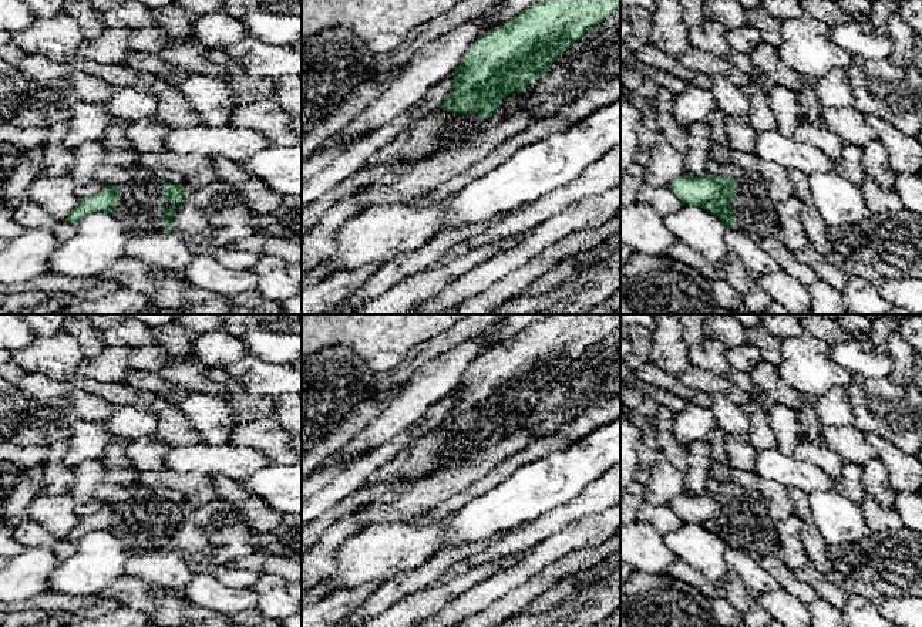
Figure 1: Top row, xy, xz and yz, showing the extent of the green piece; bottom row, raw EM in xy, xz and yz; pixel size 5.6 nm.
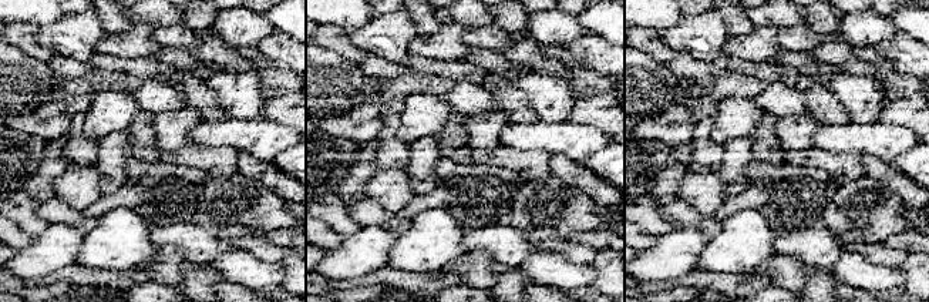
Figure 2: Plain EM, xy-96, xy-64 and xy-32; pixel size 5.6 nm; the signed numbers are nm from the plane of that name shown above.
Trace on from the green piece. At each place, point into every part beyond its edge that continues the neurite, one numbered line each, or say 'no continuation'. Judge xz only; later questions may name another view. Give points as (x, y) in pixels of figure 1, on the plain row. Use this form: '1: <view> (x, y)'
1: xz (471, 437)

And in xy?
1: xy (140, 526)

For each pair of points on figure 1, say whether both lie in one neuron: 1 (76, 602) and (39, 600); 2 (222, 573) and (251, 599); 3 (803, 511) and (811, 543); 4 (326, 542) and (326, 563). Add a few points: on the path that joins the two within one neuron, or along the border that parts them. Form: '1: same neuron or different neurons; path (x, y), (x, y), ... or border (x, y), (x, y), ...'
1: same neuron; path (67, 602), (47, 602)
2: different neurons; border (208, 572), (225, 585), (249, 587)
3: same neuron; path (807, 519), (810, 535)
4: same neuron; path (326, 548), (326, 558)

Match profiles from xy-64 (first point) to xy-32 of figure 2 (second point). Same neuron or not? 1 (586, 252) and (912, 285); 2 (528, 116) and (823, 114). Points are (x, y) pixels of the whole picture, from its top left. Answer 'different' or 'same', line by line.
1: different
2: same

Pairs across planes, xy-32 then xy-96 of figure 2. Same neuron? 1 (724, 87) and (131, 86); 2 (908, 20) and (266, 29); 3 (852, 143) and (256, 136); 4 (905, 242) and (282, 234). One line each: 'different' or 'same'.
1: same
2: different
3: same
4: same

